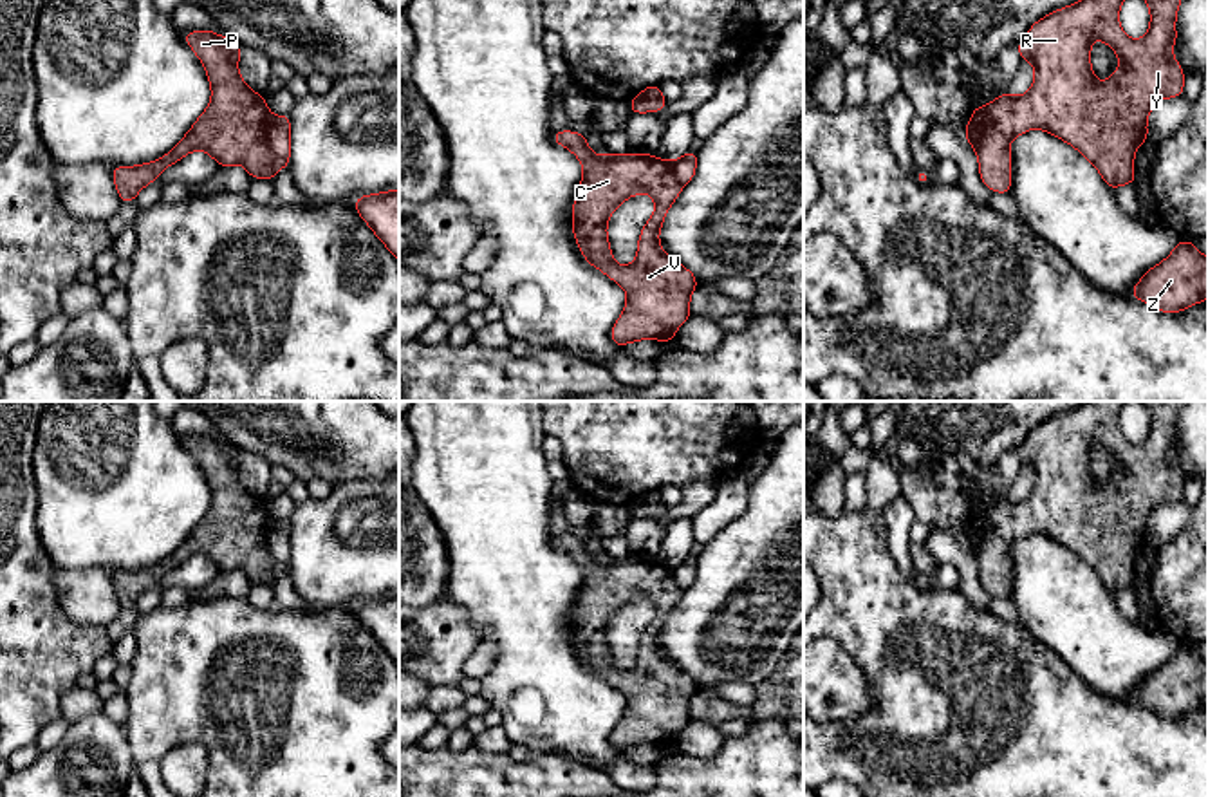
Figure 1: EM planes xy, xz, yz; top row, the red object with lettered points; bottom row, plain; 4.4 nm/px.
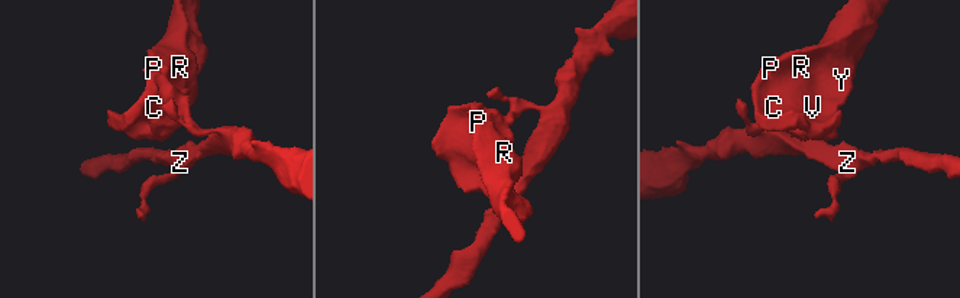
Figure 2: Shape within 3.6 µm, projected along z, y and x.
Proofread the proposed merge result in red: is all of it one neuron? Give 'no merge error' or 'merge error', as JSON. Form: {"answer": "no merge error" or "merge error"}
{"answer": "merge error"}

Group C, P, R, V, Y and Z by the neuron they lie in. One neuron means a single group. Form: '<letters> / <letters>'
C P R V Y / Z

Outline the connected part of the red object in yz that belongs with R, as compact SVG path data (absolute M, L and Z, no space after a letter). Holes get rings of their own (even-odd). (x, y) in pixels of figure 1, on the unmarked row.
M1085 401L1073 410L1056 414L1031 430L1027 439L1018 446L1017 454L1022 466L1035 470L1035 484L1026 501L1009 501L1008 497L995 502L984 511L973 511L968 531L962 539L977 531L982 537L980 549L975 553L979 564L979 580L990 596L1011 598L1011 544L1040 533L1051 540L1074 551L1089 564L1110 595L1121 589L1136 589L1134 560L1136 553L1148 546L1147 524L1150 513L1166 502L1183 501L1185 477L1179 466L1172 461L1172 452L1177 446L1175 421L1183 401L1139 401L1148 408L1150 430L1141 445L1130 445L1120 430L1120 410L1129 401ZM1098 443L1110 450L1120 464L1118 475L1105 486L1098 486L1091 472L1091 446Z

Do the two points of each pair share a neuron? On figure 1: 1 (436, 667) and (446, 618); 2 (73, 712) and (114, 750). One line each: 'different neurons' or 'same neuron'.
1: same neuron
2: different neurons

